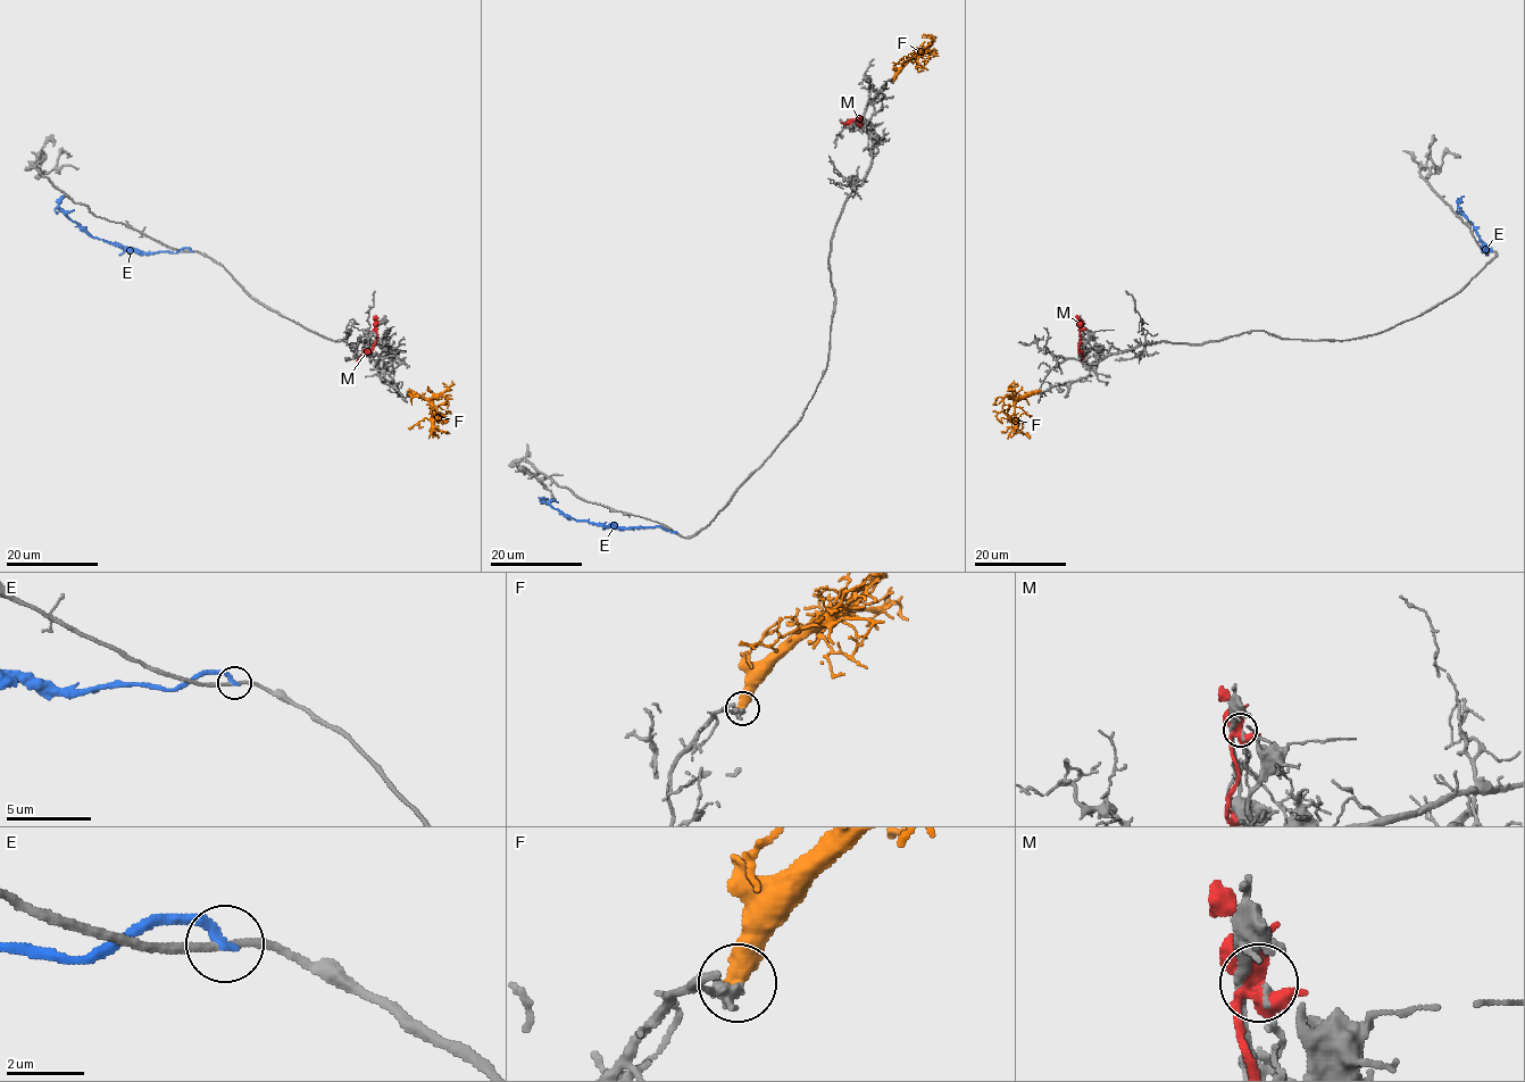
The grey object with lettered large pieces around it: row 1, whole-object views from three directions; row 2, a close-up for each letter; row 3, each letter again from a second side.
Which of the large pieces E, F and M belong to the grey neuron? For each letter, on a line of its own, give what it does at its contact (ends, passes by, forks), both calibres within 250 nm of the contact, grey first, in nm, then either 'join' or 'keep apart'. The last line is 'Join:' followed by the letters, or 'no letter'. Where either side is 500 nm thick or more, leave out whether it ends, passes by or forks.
E: it ends; calibres 200 and 260 nm; keep apart
F: calibres 280 and 550 nm; keep apart
M: it forks; calibres 130 and 480 nm; keep apart
Join: no letter

